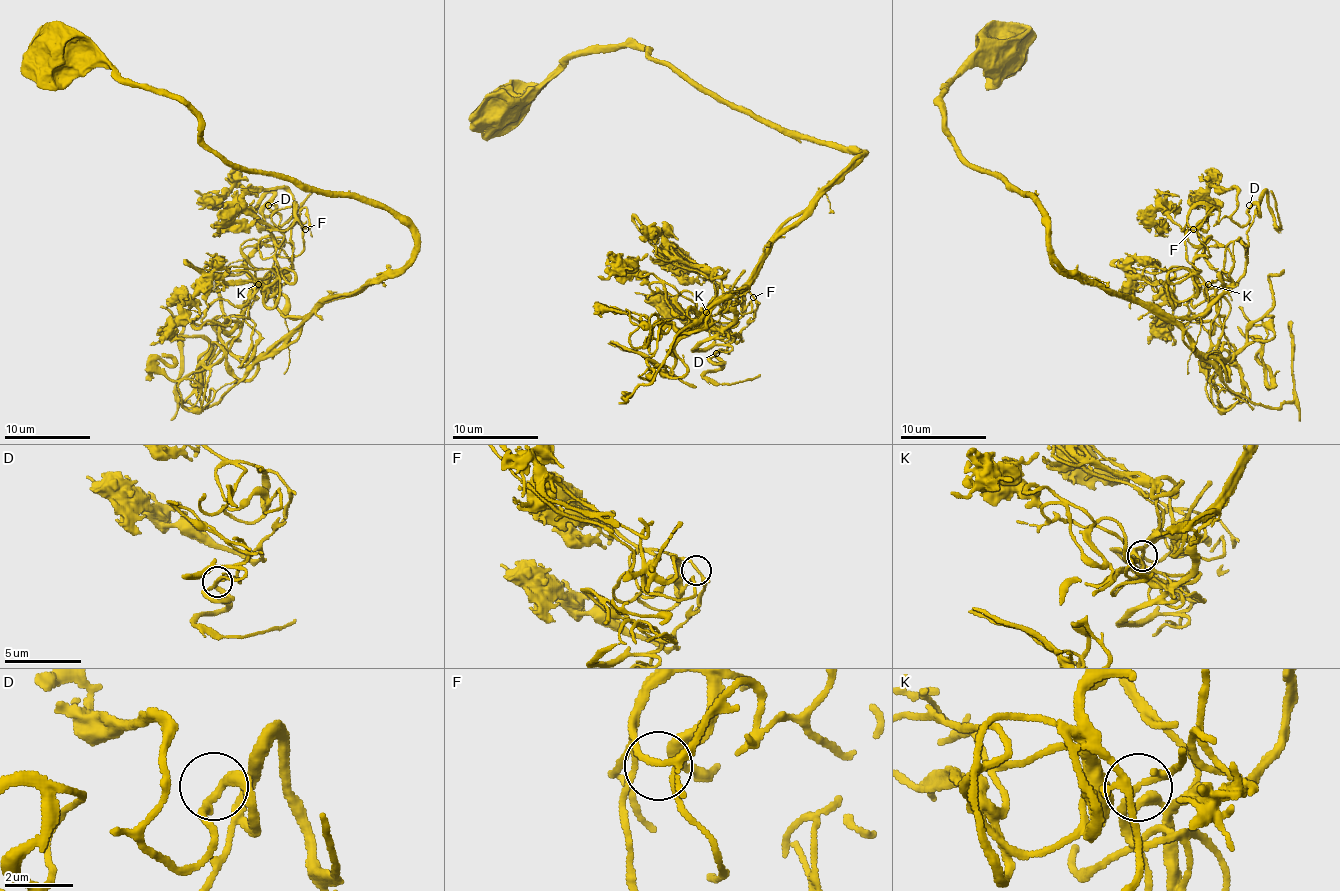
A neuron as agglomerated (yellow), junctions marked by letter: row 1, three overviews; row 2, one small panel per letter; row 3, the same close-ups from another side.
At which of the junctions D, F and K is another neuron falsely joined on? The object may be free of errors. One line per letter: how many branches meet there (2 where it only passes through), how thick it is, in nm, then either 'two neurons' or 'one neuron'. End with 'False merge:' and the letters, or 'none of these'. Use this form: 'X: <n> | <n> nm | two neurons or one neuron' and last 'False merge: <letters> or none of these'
D: 2 | 300 nm | one neuron
F: 5 | 170 nm | one neuron
K: 4 | 150 nm | one neuron
False merge: none of these

